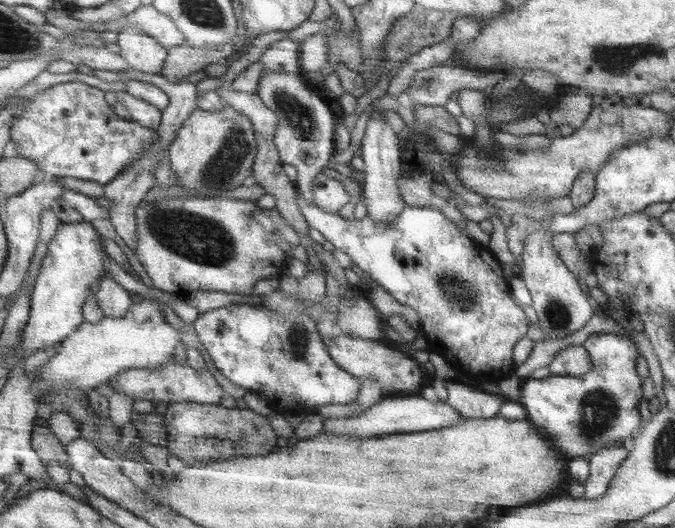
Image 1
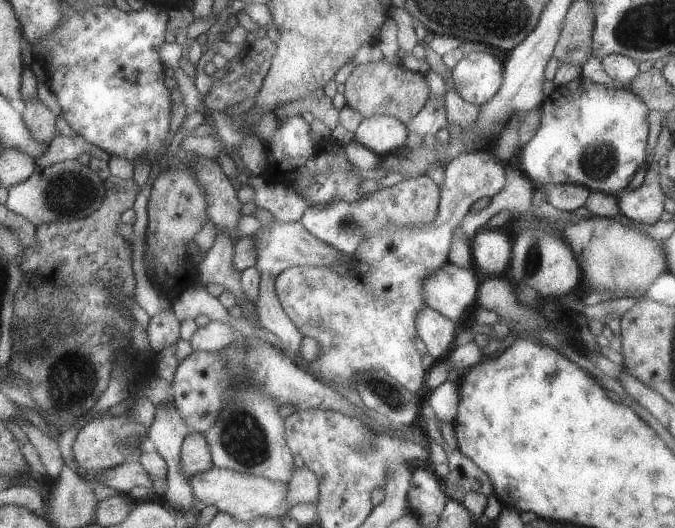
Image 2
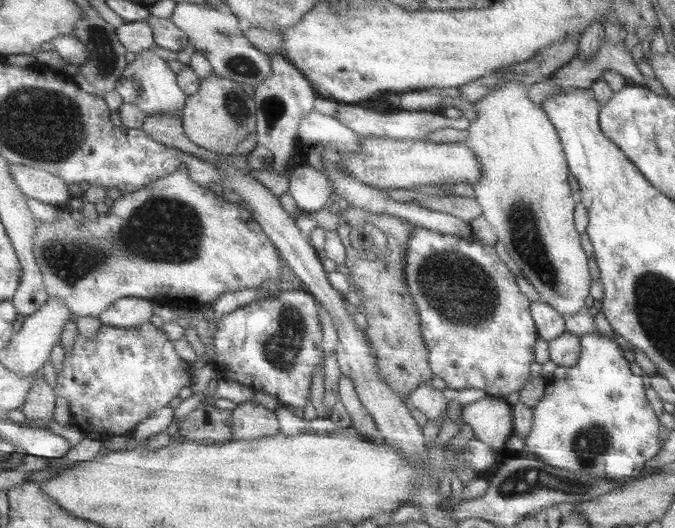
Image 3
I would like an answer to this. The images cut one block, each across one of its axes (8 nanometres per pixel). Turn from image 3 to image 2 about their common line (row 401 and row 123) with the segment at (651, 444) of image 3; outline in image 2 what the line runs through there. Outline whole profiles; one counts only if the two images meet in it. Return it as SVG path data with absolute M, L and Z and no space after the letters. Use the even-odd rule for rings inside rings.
M580 75L564 86L555 86L539 109L539 128L515 159L532 181L577 184L619 197L647 160L650 109L626 87L598 84Z

